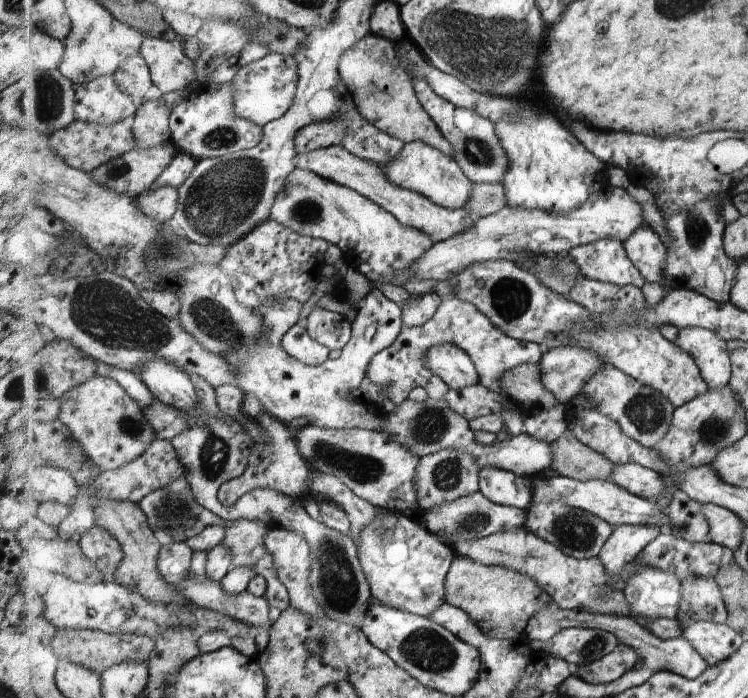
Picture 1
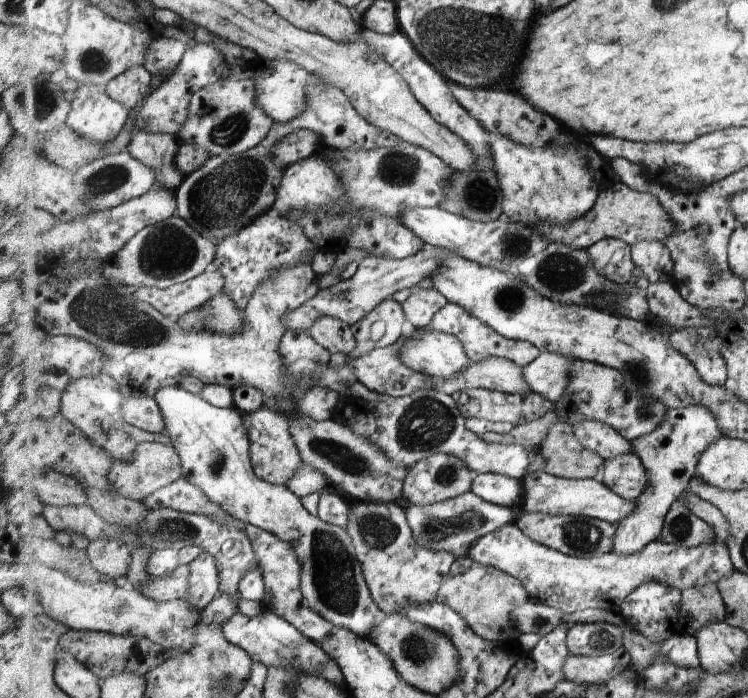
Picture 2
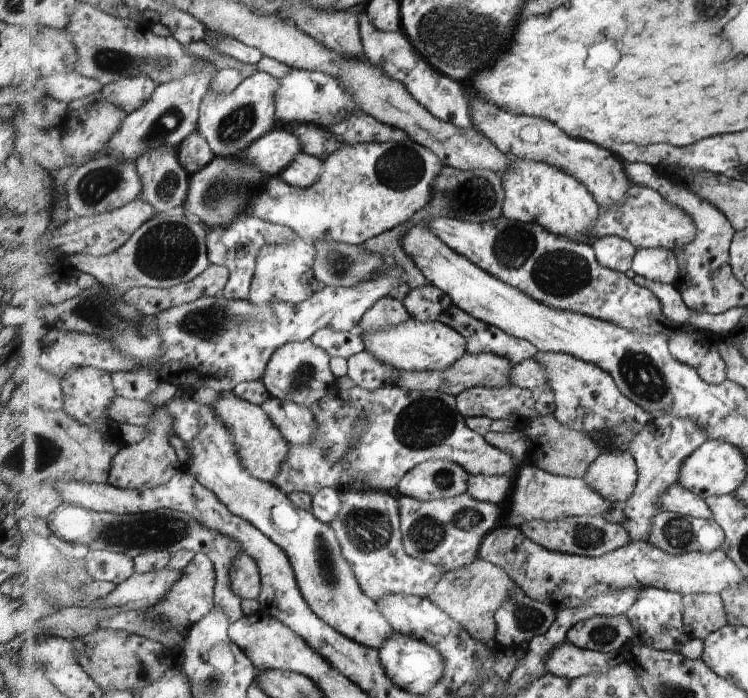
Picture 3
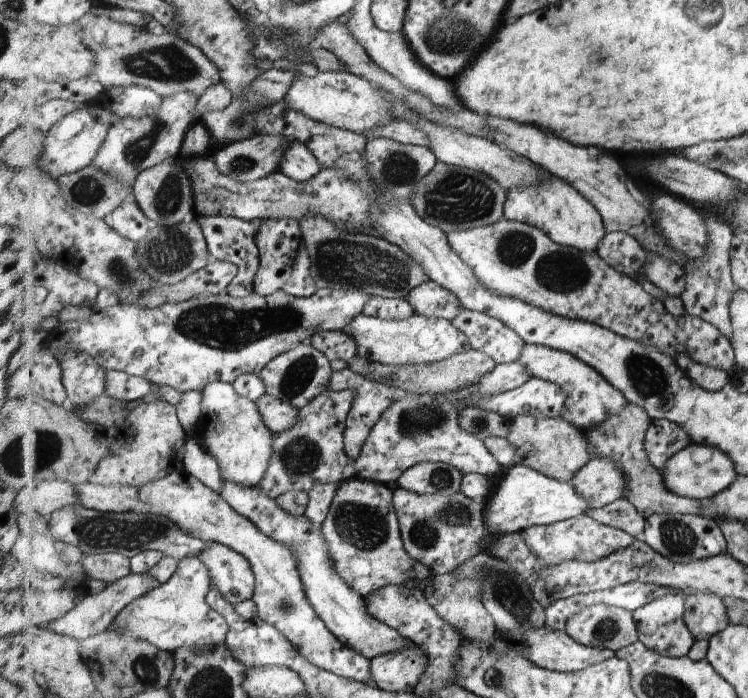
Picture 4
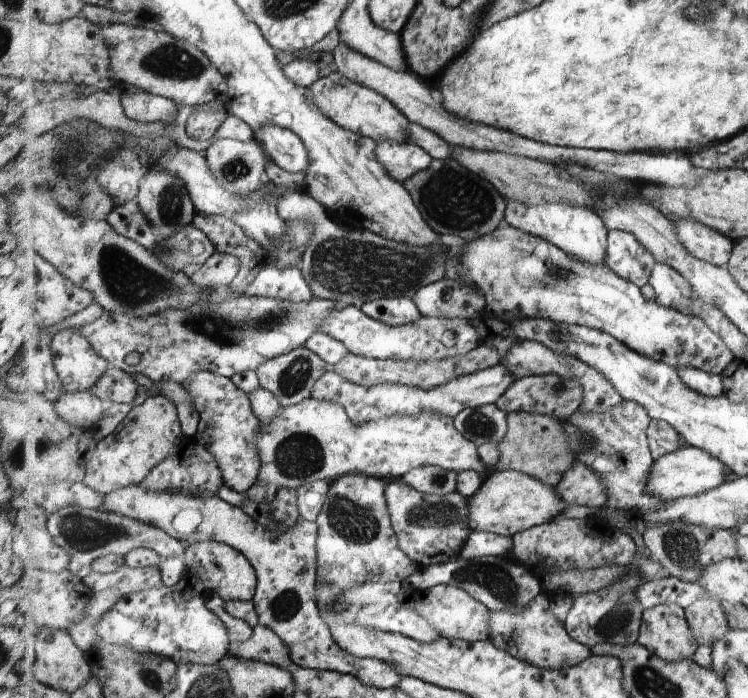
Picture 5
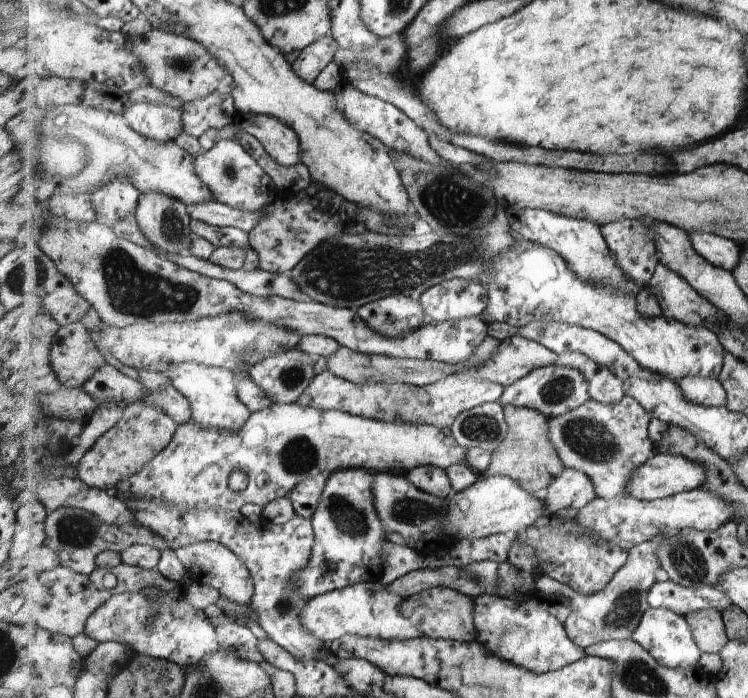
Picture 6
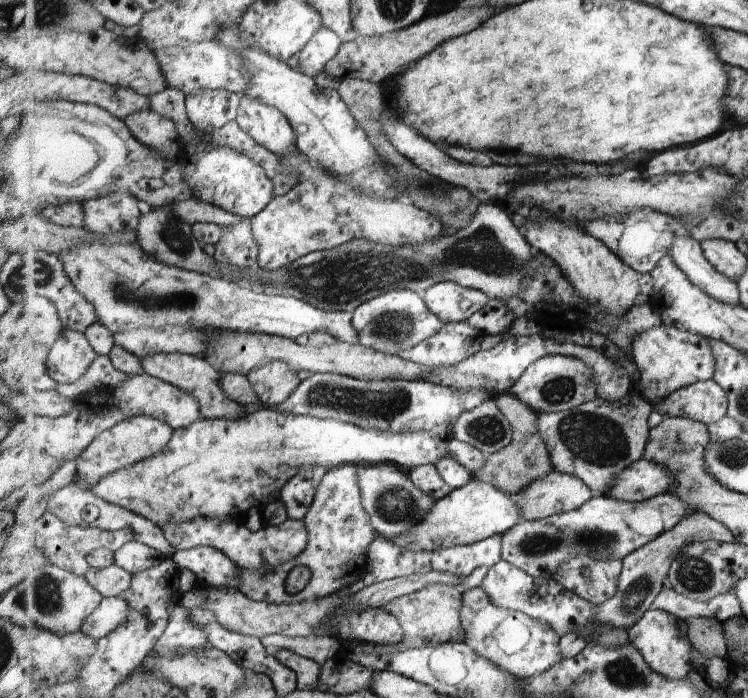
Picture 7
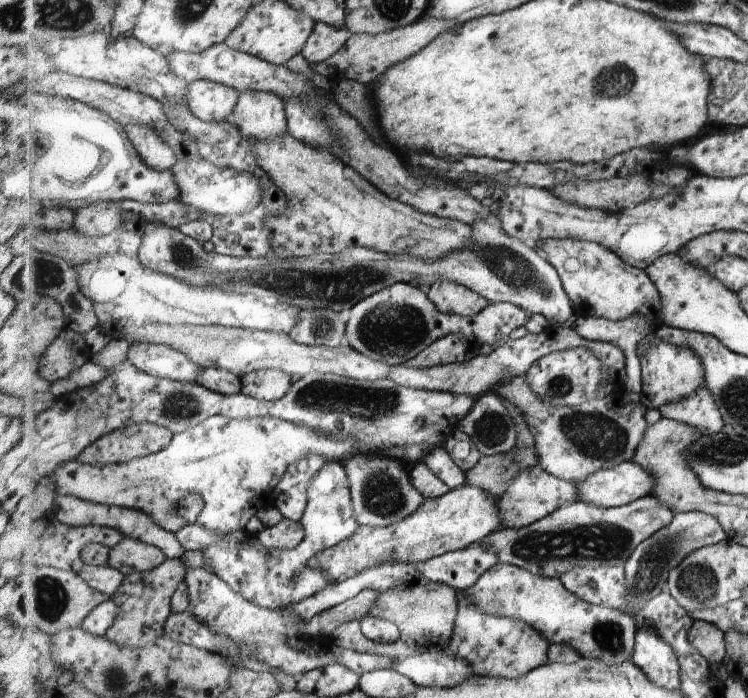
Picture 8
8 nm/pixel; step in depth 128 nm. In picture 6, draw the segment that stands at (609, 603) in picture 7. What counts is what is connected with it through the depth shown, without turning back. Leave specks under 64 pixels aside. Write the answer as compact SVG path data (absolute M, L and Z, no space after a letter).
M658 538L641 543L629 551L628 563L625 564L622 571L617 572L612 582L603 591L592 595L584 595L574 591L569 585L551 578L546 570L538 574L536 585L538 592L547 601L556 595L565 598L573 609L564 627L568 637L581 648L586 649L601 641L631 639L636 628L640 625L641 619L644 618L644 614L651 606L649 595L653 585L657 583L657 572L662 568L658 555Z

